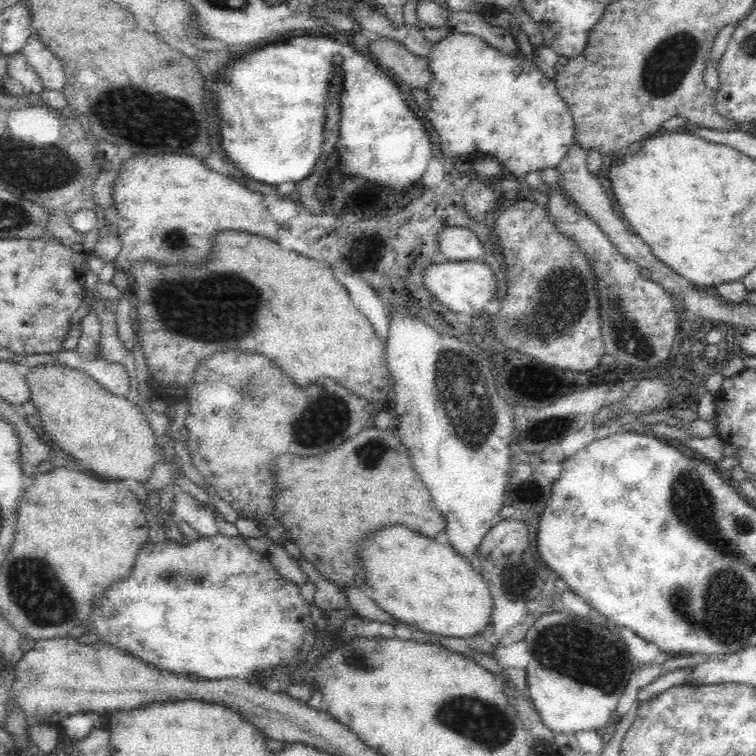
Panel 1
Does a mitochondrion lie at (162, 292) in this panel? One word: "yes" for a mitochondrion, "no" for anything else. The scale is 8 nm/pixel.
yes

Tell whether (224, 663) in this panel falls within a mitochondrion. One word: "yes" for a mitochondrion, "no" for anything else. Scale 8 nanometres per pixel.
no

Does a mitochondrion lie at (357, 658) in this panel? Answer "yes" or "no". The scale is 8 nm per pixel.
yes

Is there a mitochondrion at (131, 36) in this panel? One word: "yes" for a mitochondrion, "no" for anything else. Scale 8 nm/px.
no

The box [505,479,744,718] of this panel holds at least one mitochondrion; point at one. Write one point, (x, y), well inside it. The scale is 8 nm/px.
(557, 646)

